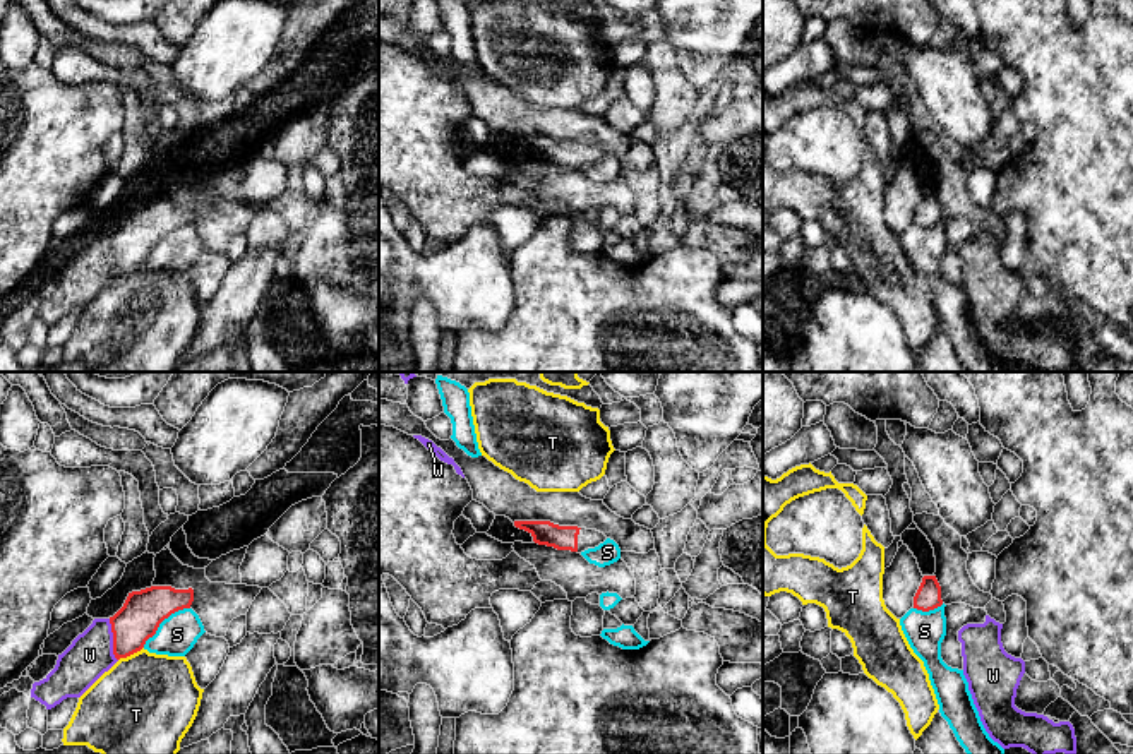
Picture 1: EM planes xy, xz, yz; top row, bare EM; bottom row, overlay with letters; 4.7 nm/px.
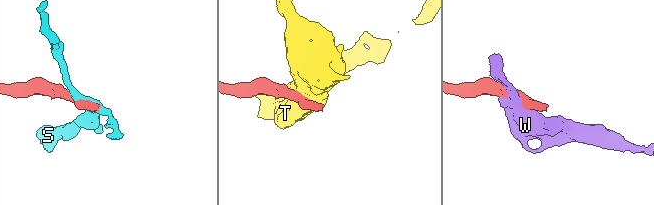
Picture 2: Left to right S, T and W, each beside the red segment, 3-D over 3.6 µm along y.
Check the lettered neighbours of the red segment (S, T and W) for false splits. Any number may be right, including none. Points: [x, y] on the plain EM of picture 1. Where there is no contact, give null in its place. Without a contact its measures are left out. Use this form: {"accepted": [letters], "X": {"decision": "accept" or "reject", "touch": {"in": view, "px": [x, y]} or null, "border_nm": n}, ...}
{"accepted": [], "S": {"decision": "reject", "touch": {"in": "xy", "px": [163, 235]}, "border_nm": 300}, "T": {"decision": "reject", "touch": {"in": "xy", "px": [131, 269]}, "border_nm": 140}, "W": {"decision": "reject", "touch": {"in": "xy", "px": [113, 256]}, "border_nm": 200}}

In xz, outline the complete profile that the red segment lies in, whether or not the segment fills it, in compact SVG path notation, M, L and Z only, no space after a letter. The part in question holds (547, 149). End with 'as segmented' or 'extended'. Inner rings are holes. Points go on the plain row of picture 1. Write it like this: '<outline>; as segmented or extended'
M514 137L514 142L528 147L538 161L578 170L595 165L607 156L607 153L596 146L559 142L550 137Z; extended

